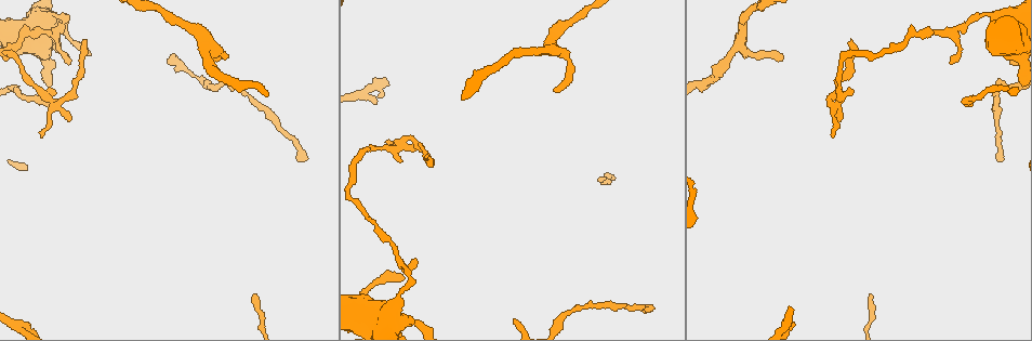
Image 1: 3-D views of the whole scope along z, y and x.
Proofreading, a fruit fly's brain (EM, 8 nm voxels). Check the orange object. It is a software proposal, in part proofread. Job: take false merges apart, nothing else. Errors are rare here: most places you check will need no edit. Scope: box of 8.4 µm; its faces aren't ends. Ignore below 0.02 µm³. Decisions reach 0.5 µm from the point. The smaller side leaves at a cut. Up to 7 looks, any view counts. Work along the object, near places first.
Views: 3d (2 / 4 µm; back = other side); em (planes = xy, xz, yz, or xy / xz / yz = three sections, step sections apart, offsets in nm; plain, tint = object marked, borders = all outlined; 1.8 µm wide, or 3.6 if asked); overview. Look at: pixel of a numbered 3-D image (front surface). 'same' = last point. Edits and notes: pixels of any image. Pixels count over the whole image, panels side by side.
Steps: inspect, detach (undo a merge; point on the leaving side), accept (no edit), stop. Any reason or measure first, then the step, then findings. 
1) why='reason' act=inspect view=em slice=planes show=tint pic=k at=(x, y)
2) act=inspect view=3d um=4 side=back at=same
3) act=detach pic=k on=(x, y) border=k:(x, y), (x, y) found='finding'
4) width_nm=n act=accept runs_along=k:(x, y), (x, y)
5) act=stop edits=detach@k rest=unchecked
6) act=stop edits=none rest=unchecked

why='thick turns thin' act=inspect view=3d um=4 pic=1 at=(401, 321)

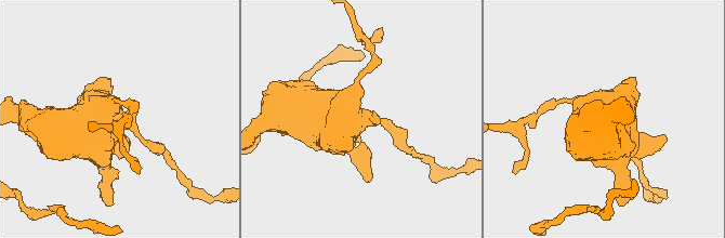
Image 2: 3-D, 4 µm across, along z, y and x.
act=inspect view=em um=3.6 slice=xy step=8 show=tint pic=2 at=(361, 117)

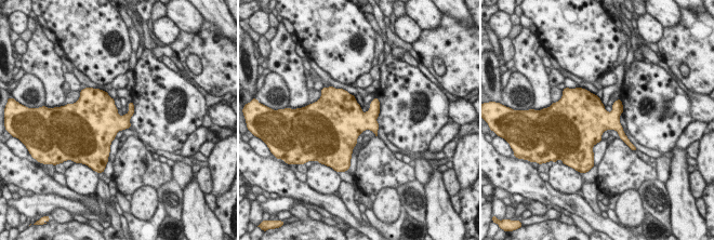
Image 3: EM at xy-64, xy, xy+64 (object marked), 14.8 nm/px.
act=inspect view=em um=3.6 slice=planes show=tint at=same

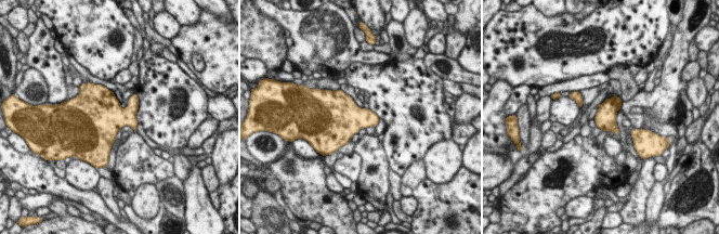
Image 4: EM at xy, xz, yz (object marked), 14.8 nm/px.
width_nm=320 act=accept found='one cell here'

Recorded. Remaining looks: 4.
why='sharp bend' act=inspect view=3d um=4 pic=1 at=(404, 139)

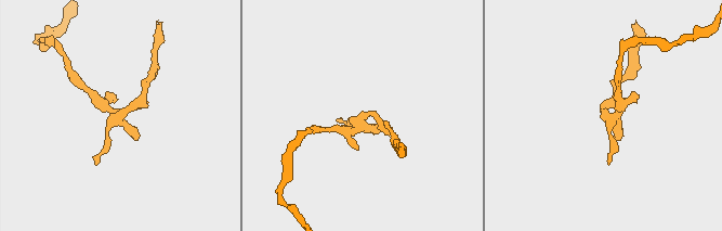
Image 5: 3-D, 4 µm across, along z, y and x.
why='need the tissue' act=inspect view=em slice=xy step=16 show=tint pic=5 at=(363, 117)

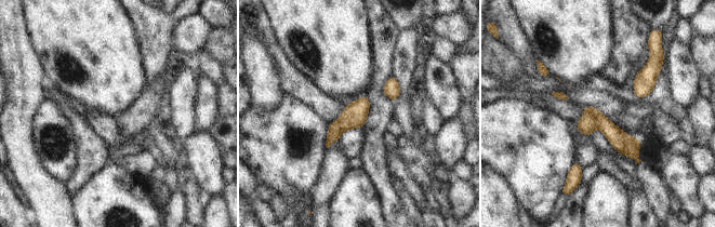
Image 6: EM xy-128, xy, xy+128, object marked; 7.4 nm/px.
why='another direction' act=inspect view=em slice=planes show=tint at=same

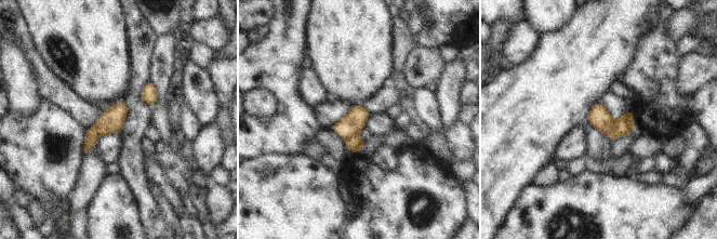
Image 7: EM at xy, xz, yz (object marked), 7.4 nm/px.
act=detach pic=7 on=(599, 118) border=7:(616, 121), (613, 131), (608, 135) found='a second cell is stuck on'

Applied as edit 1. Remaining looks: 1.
why='branch point' act=inspect view=em slice=xz step=16 show=borders pic=1 at=(553, 47)

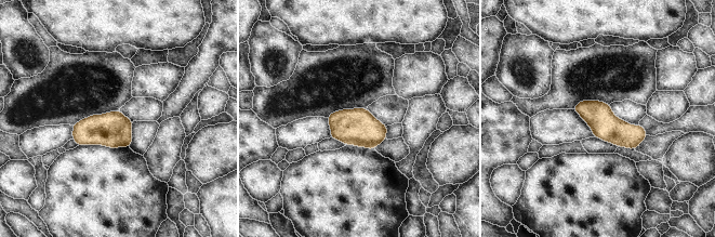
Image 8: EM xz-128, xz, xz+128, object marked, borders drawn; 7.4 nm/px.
width_nm=220 act=accept found='all the same cell'

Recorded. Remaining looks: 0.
act=stop edits=detach@7 rest=unchecked

